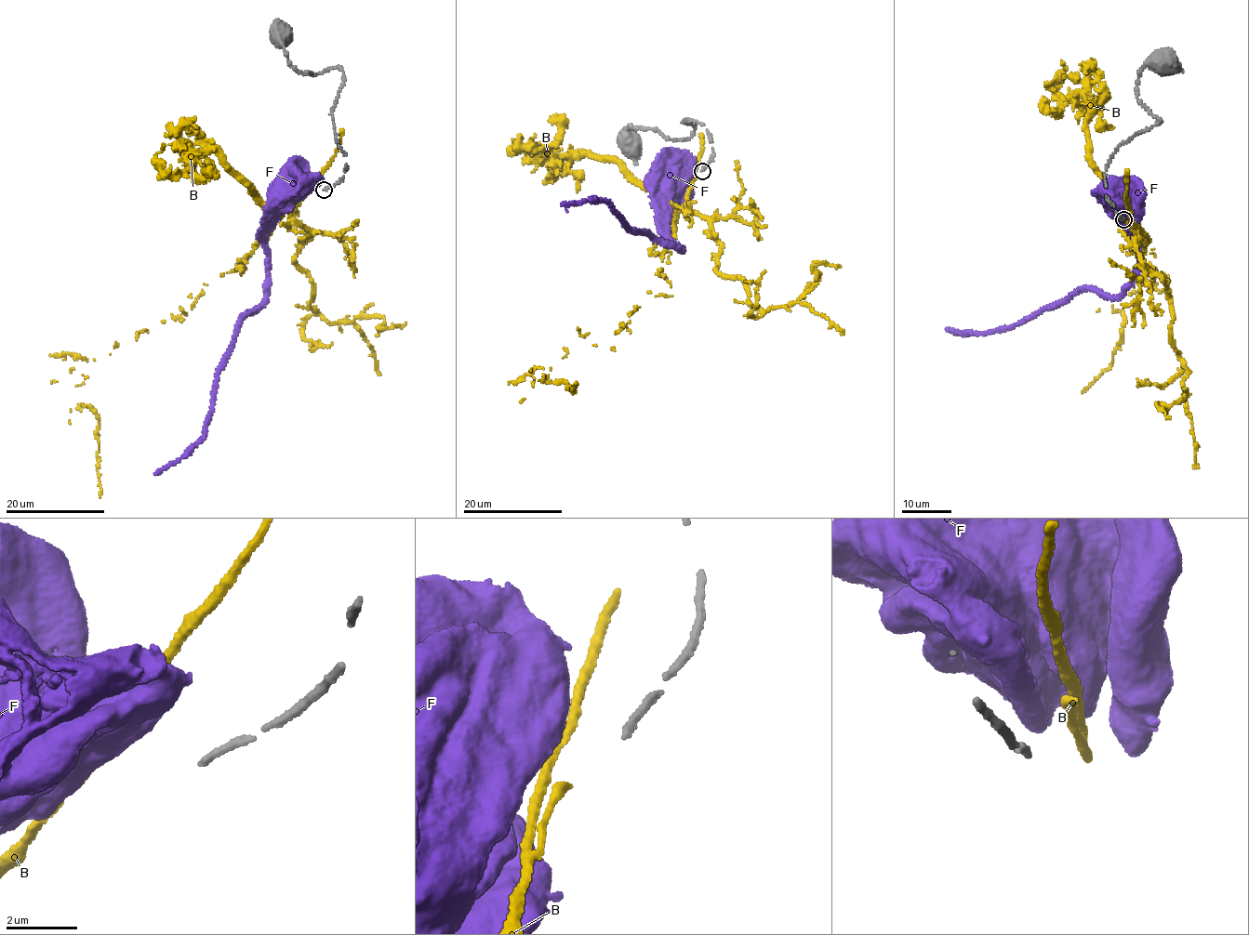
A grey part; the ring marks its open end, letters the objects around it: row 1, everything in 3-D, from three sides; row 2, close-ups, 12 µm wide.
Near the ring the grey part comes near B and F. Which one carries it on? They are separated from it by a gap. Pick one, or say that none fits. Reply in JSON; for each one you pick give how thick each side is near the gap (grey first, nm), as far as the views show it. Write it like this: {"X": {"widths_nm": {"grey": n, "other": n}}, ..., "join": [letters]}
{"join": []}

